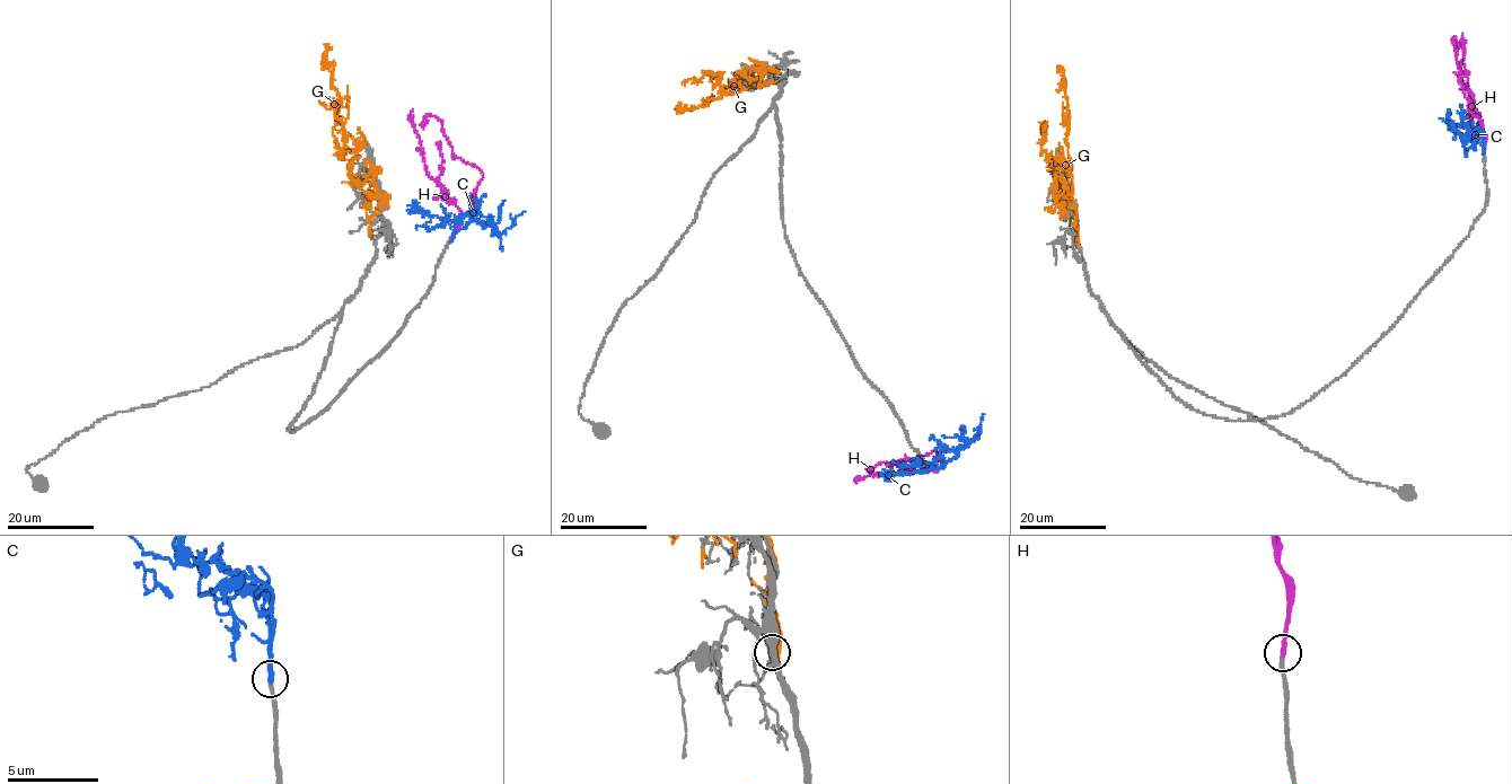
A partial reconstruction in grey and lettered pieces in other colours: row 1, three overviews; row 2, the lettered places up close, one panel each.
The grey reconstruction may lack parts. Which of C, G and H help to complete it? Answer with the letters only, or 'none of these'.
H

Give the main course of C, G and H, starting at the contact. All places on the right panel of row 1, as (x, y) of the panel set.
C: (1484, 153), (1484, 135), (1477, 129), (1464, 141), (1449, 128), (1448, 108)
G: (1075, 239), (1065, 141), (1067, 104), (1064, 71), (1057, 65)
H: (1484, 152), (1485, 138), (1458, 80), (1452, 41), (1455, 37), (1456, 53)

